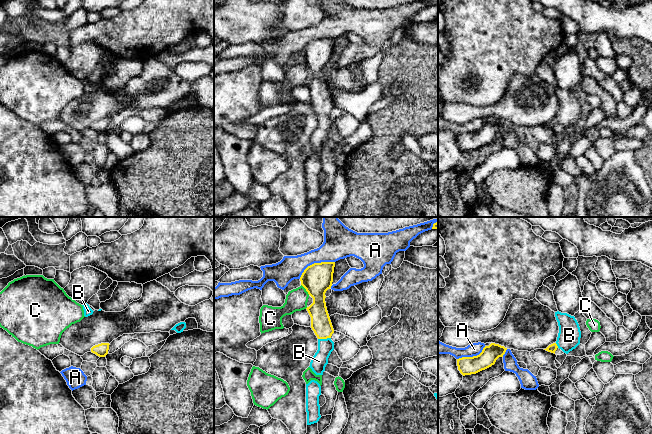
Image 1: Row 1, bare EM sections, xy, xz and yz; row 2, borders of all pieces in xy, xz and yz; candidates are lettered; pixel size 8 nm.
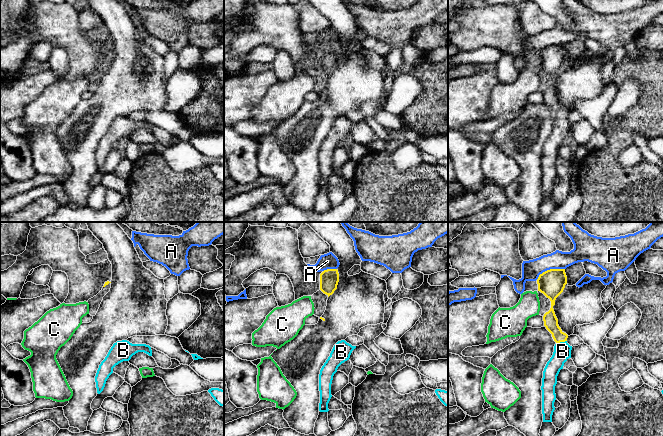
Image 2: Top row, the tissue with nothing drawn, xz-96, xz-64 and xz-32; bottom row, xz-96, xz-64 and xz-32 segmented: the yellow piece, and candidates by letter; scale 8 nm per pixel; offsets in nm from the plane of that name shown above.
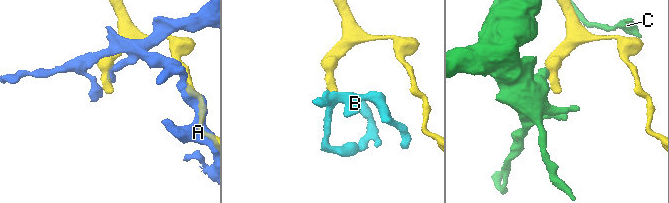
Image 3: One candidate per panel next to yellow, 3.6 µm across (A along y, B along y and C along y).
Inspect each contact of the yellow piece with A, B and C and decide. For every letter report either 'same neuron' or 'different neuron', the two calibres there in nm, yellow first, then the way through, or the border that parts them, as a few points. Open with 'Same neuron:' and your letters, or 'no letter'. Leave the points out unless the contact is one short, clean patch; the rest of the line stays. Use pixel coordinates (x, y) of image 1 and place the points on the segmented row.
Same neuron: B
A: different neuron | 240/260 nm
B: same neuron | 160/130 nm | across xz (321, 324), (324, 338), (324, 351), (319, 361)
C: different neuron | 240/180 nm

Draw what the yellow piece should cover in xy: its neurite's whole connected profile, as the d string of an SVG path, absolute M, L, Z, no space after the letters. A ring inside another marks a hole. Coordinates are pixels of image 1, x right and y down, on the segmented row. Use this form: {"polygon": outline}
{"polygon": "M101 343L91 348L91 352L99 357L105 357L108 354L109 343Z"}

